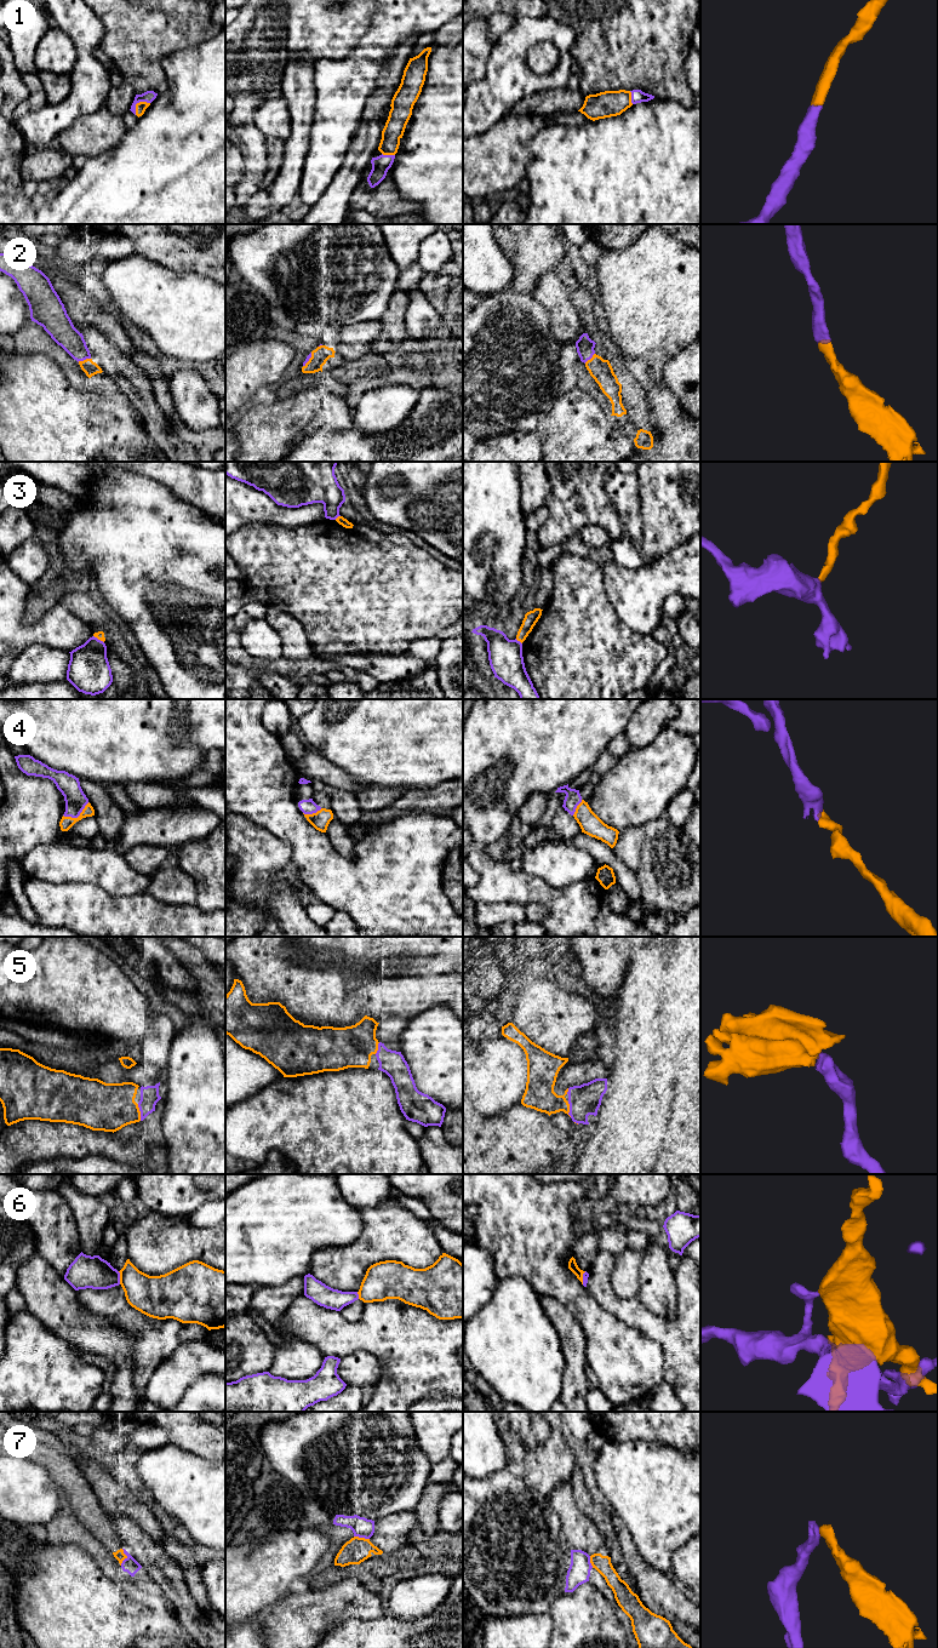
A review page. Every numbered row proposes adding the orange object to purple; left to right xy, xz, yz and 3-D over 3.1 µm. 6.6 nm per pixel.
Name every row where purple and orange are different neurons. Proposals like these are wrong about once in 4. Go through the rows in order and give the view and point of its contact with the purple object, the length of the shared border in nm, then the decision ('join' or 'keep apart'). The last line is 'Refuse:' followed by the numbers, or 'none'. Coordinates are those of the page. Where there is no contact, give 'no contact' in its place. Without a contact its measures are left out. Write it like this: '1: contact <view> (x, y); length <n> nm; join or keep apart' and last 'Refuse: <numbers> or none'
1: contact xy (137, 102); length 130 nm; join
2: contact xy (84, 359); length 90 nm; join
3: contact yz (519, 641); length 60 nm; keep apart
4: contact xy (76, 817); length 200 nm; join
5: contact xy (141, 1113); length 110 nm; join
6: contact xy (119, 1277); length 90 nm; keep apart
7: contact xy (127, 1557); length 110 nm; keep apart
Refuse: 3, 6, 7

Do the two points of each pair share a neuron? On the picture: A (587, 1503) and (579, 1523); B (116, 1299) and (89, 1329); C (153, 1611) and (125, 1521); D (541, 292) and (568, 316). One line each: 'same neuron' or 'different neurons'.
A: different neurons
B: different neurons
C: different neurons
D: same neuron

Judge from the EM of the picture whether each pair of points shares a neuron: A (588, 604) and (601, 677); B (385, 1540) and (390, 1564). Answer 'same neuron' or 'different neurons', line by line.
A: same neuron
B: different neurons

